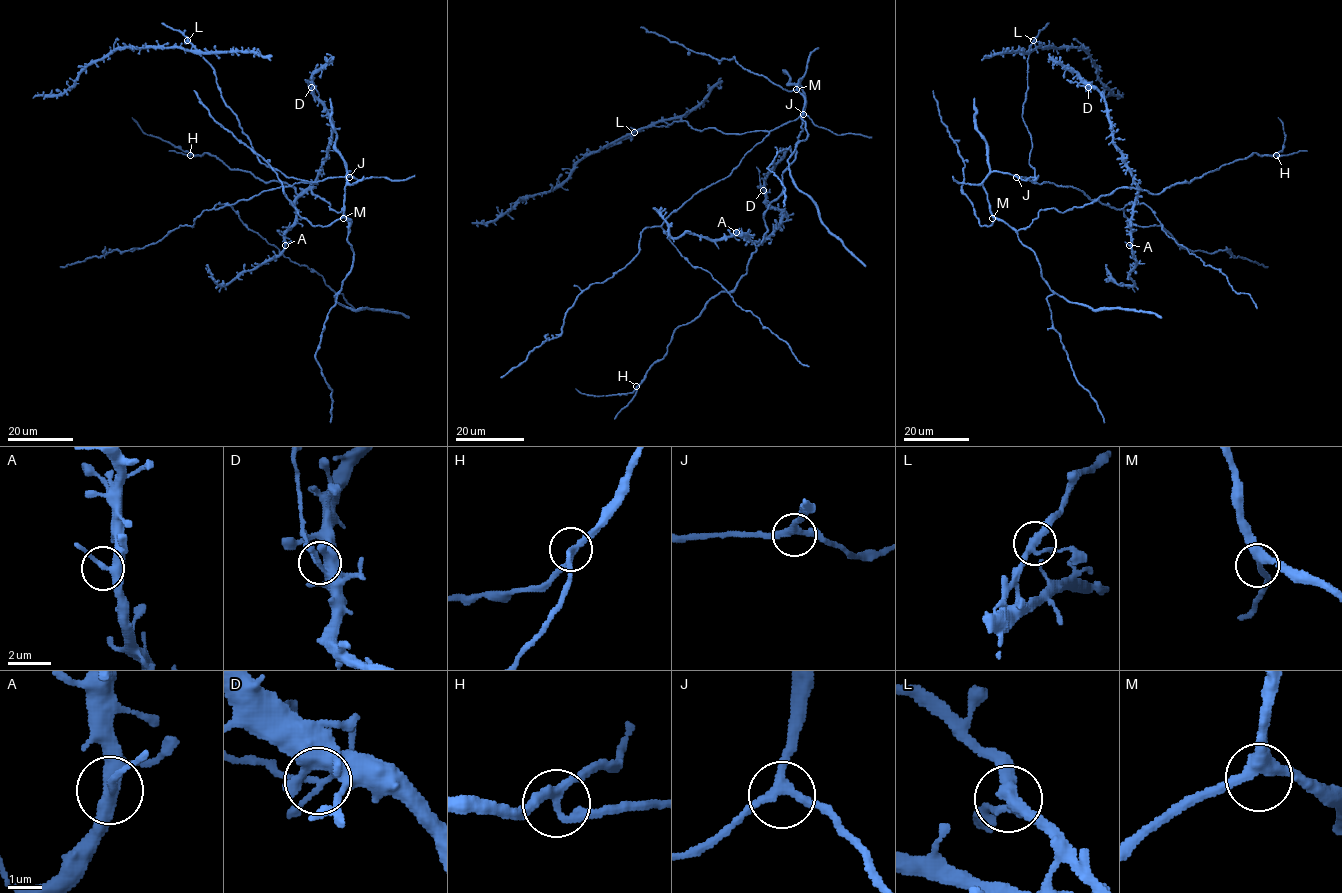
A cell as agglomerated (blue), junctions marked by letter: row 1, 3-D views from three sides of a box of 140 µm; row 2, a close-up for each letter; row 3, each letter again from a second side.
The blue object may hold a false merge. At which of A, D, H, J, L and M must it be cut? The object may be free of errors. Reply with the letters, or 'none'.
D

